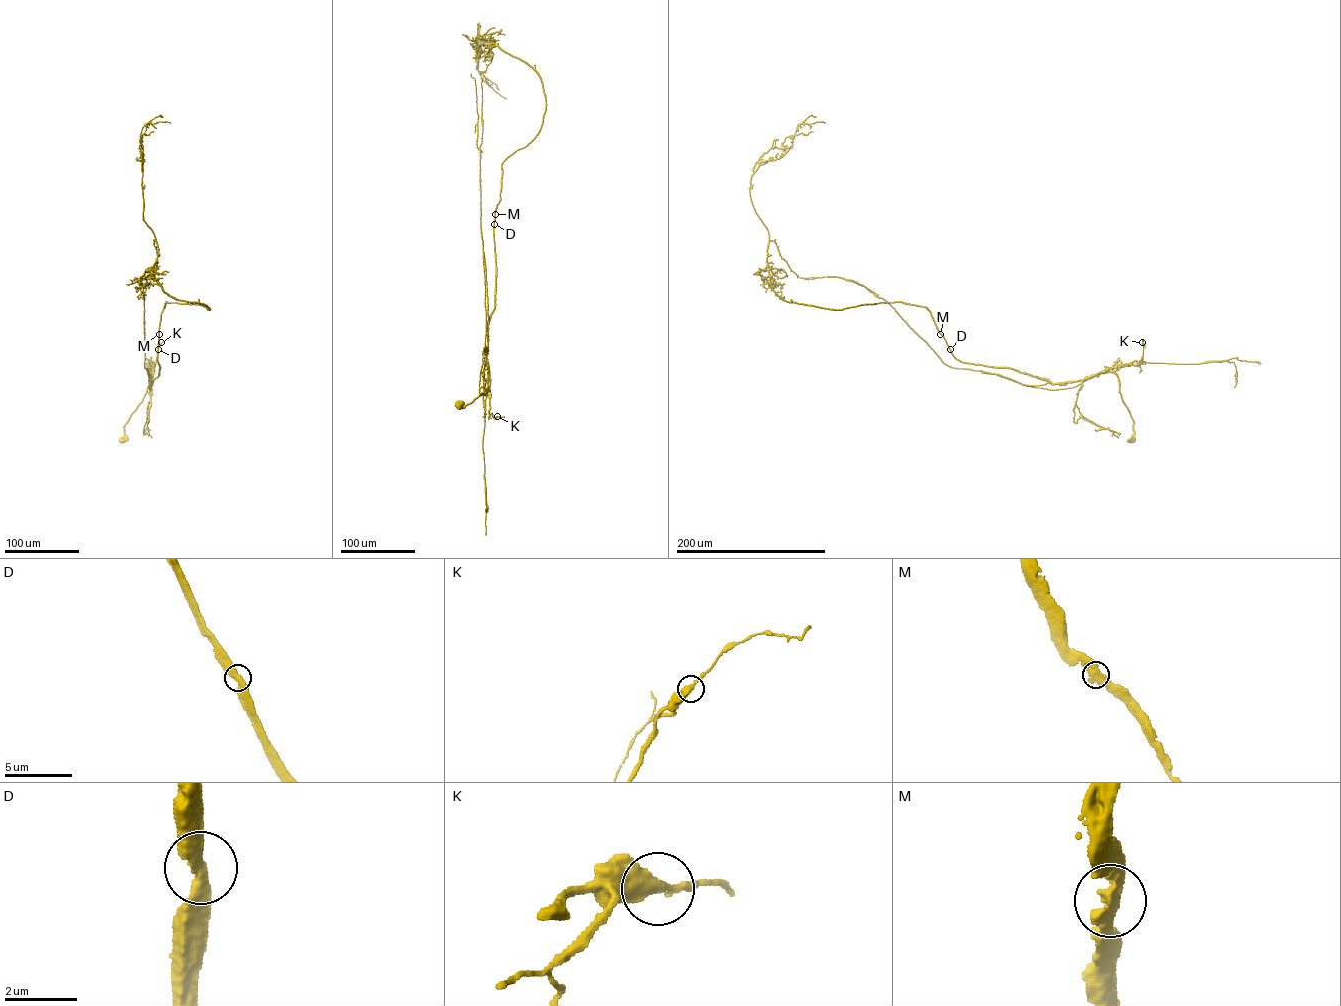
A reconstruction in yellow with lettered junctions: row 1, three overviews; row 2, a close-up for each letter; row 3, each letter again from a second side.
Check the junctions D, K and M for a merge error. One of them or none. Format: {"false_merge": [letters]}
{"false_merge": []}

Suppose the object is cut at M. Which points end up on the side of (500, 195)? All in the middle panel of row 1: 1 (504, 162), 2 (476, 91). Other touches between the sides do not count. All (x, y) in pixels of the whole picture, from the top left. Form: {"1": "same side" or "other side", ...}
{"1": "same side", "2": "other side"}

